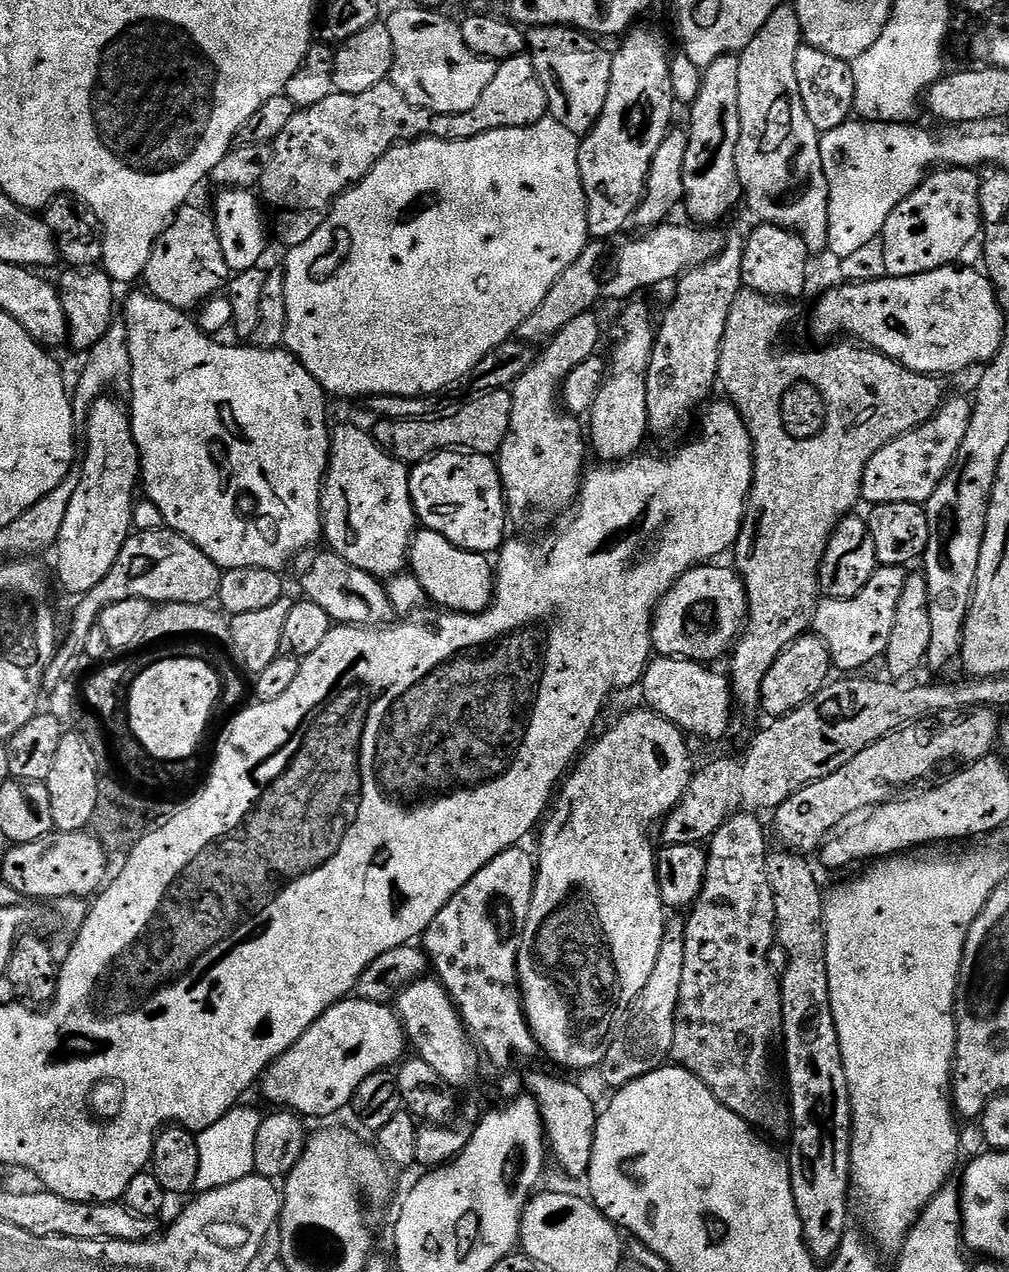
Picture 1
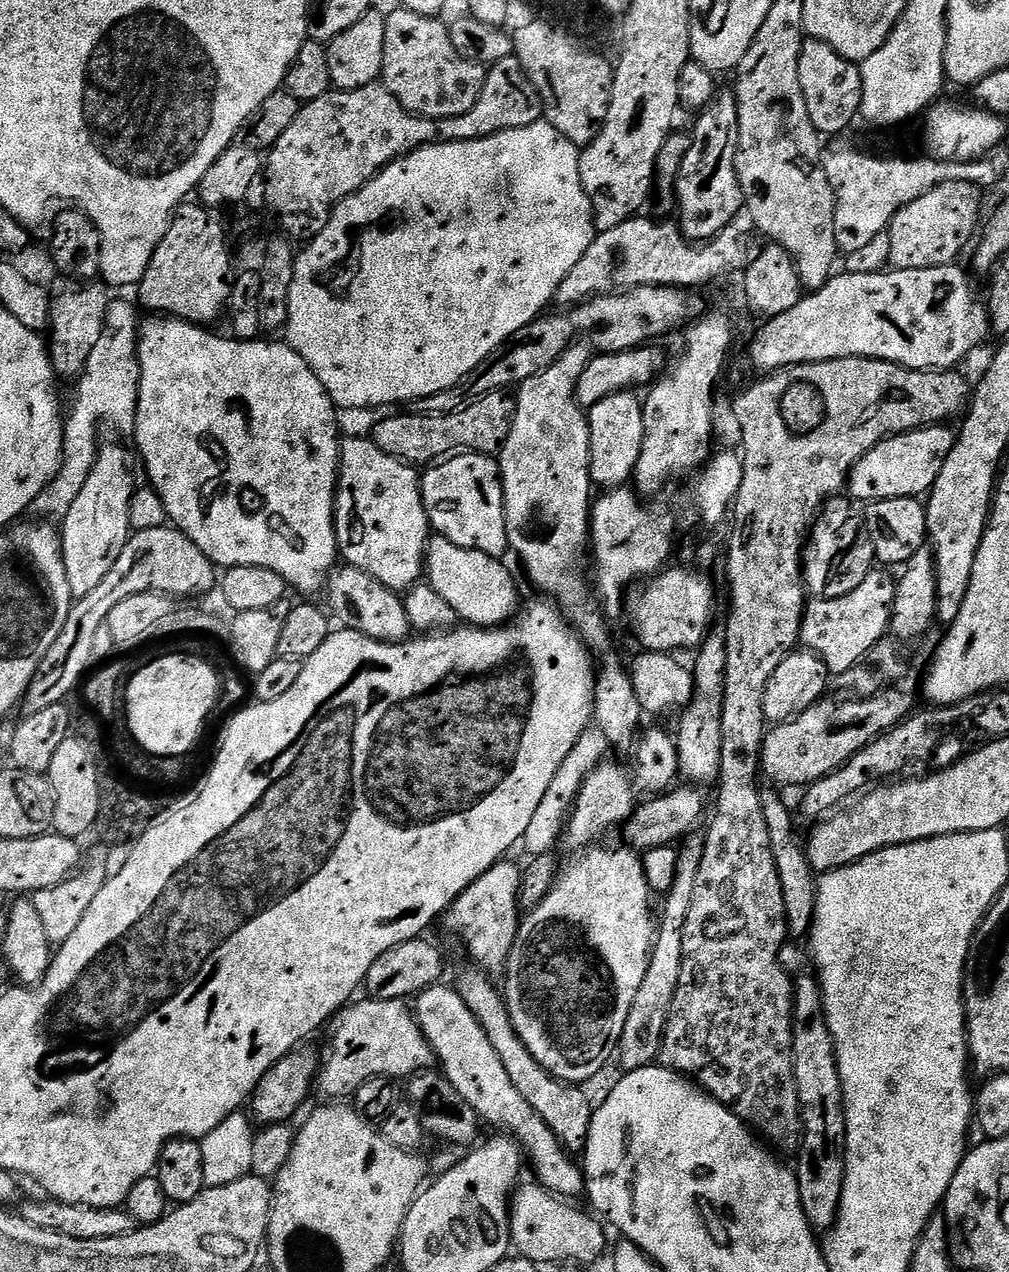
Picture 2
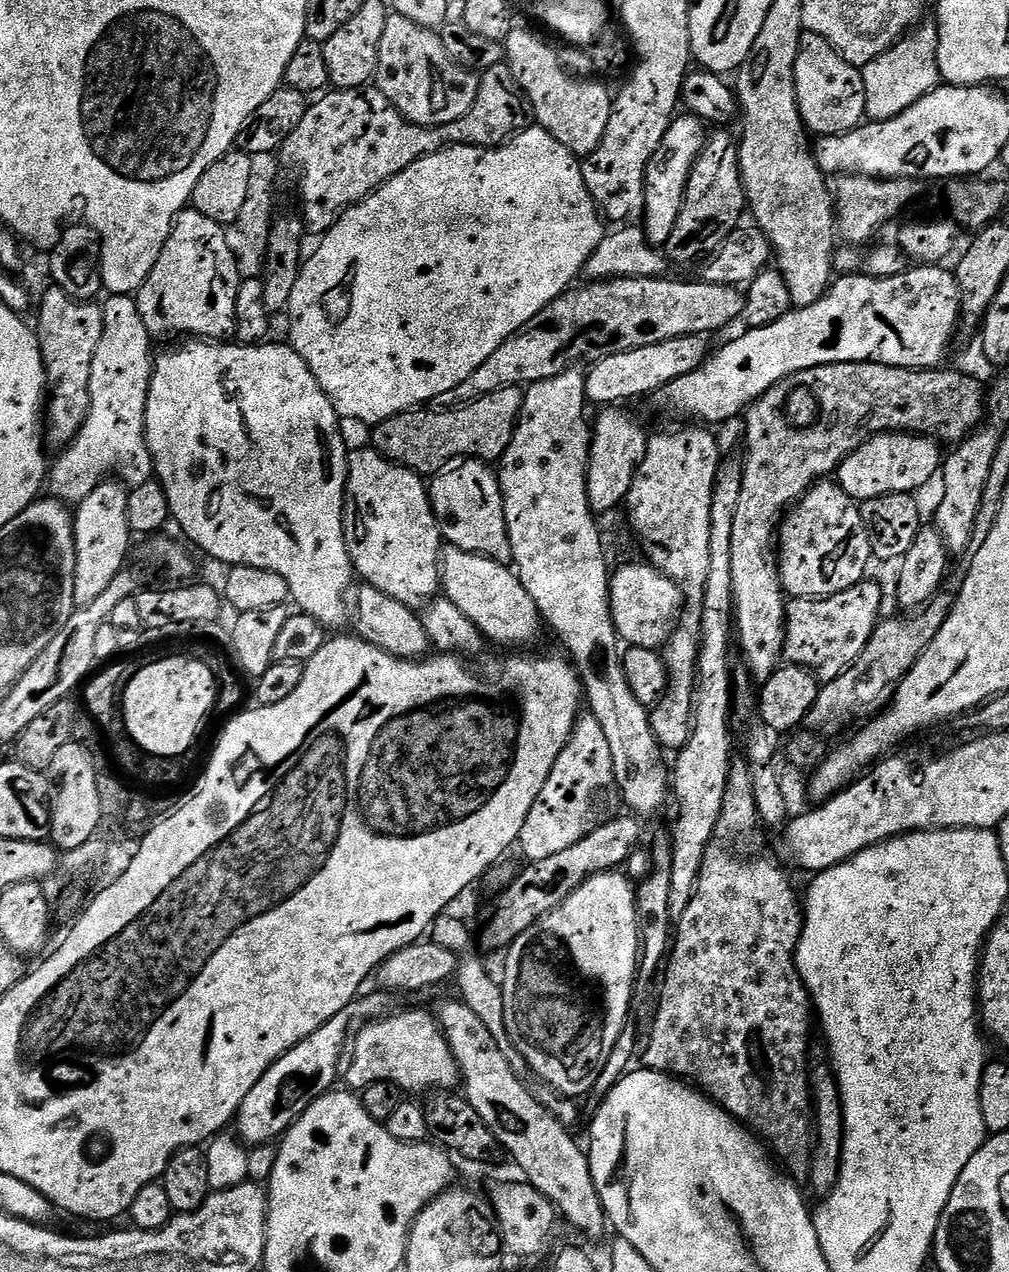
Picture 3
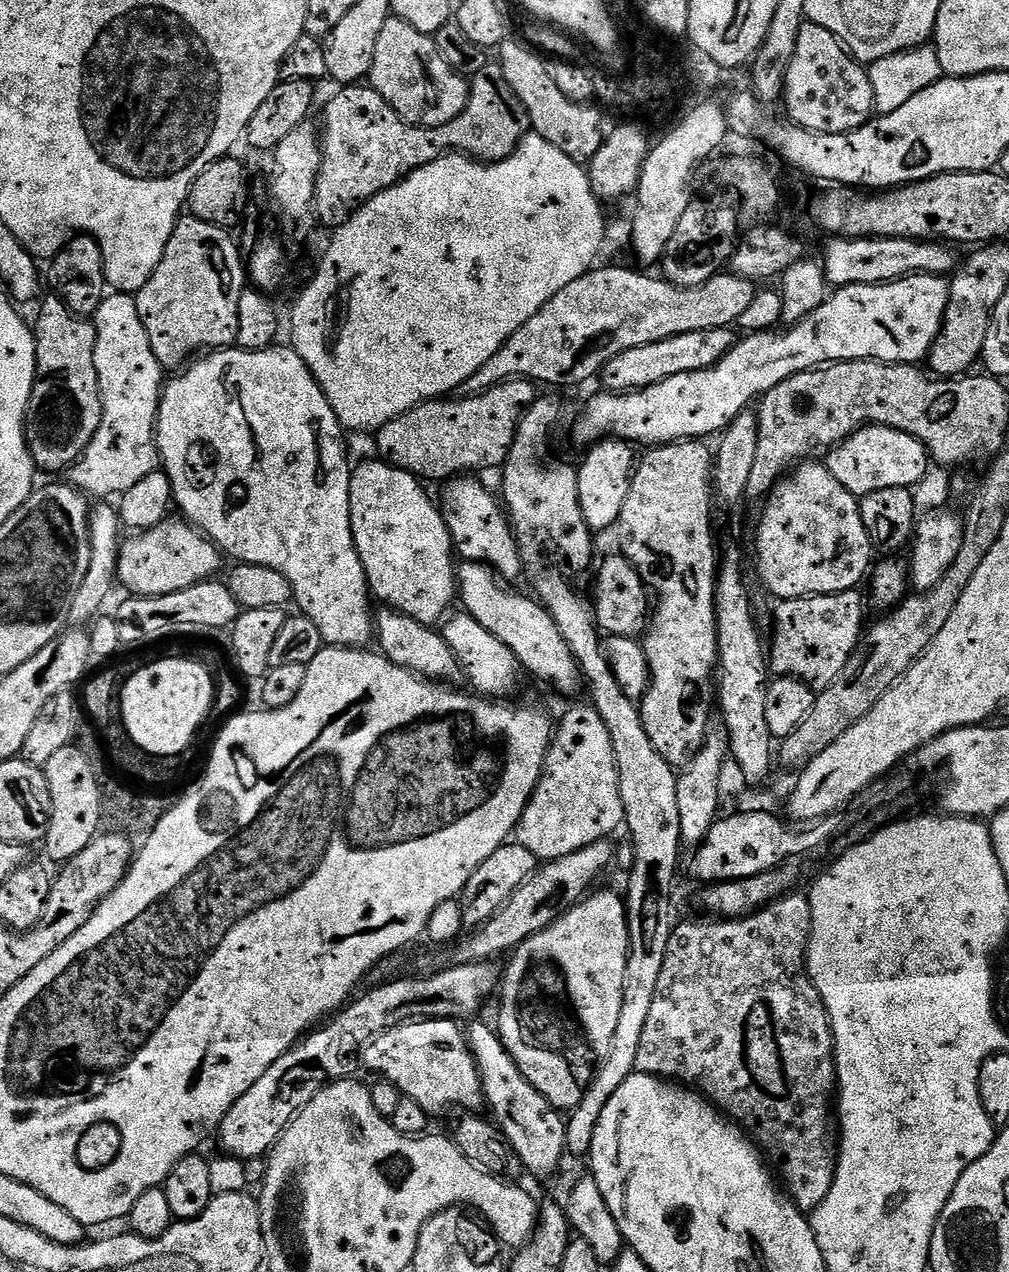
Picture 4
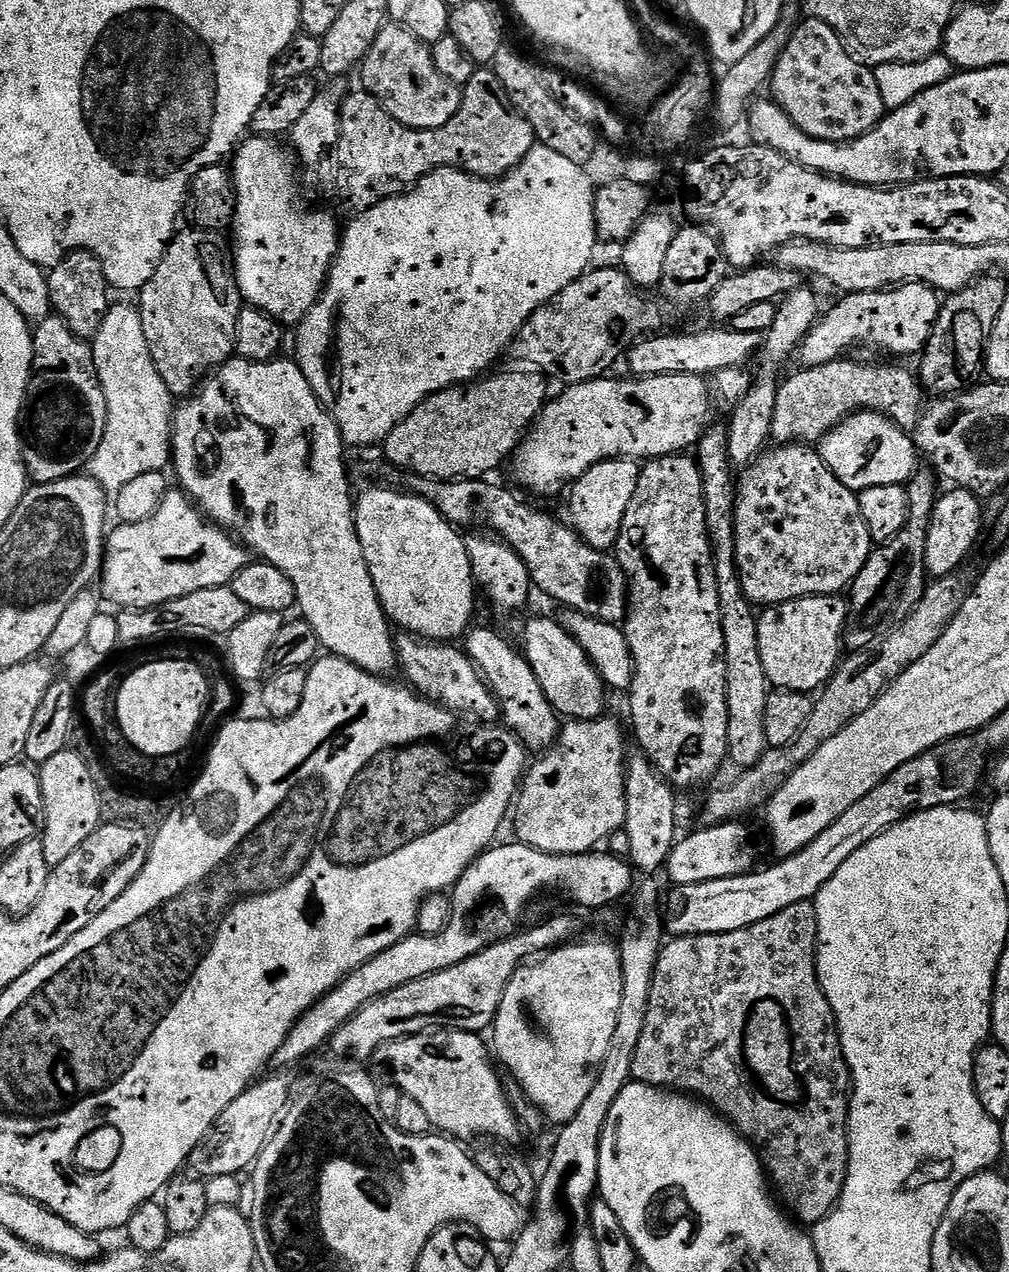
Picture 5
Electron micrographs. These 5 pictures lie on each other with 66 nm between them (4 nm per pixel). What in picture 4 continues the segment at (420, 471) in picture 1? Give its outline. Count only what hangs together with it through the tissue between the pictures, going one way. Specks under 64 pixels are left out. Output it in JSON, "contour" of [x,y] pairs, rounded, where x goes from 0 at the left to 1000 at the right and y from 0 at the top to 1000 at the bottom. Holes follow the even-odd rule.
{"contour":[[[468,373],[449,376],[439,381],[440,388],[434,390],[434,399],[440,406],[444,419],[448,424],[451,436],[460,442],[482,443],[497,457],[507,458],[520,449],[515,431],[511,428],[511,419],[498,399],[497,394],[488,391],[488,387]]]}

